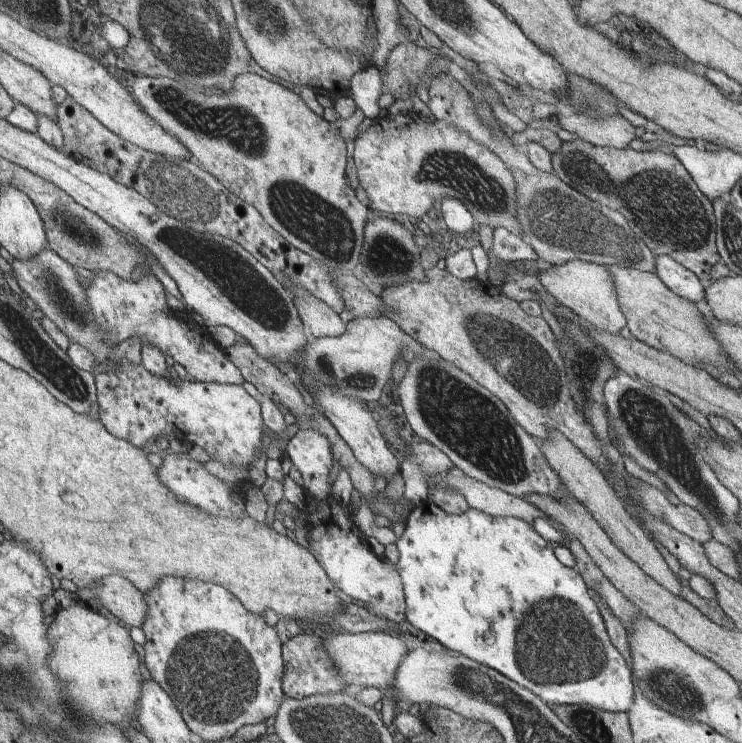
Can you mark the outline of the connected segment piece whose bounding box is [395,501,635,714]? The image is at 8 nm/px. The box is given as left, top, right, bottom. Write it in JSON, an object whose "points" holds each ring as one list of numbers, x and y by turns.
{"points":[[423,501,418,506,414,506,412,513,406,520,402,536,395,544,400,553,400,558,395,566,401,574,407,594,407,620,422,634,436,638,445,648,460,652,460,654,466,655,480,664,496,669,510,680,536,693,548,705,589,704,605,711,630,714,635,702,632,674,630,674,630,668,626,666,624,658,620,656,621,652,618,652,614,642,610,642,610,637,602,626,600,616,603,613,598,612,598,605,587,588,583,576,575,568,566,567,562,562,559,562,554,555,554,545,544,540,528,521,516,517,495,517,472,508,469,508,463,515,453,515,444,512,444,509,441,509,439,505]]}

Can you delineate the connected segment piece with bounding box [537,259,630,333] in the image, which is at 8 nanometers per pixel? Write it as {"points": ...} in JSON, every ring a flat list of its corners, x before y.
{"points":[[572,259,563,265,552,265,537,275,542,286,560,305,572,309,597,329,620,333,630,327,630,317,623,311,615,276,607,265]]}

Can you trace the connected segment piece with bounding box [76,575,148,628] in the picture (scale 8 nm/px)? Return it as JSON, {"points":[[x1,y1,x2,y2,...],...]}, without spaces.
{"points":[[106,575,95,585,80,587,76,597,85,602,96,598,106,610,131,628,141,628,147,618,146,596,132,581,120,575]]}

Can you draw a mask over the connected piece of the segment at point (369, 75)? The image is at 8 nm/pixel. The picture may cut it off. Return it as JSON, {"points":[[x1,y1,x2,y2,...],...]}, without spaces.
{"points":[[374,64,369,67,360,69,351,79,349,88,349,96,359,105,369,106,375,105,378,97,382,94,382,77,378,67]]}

